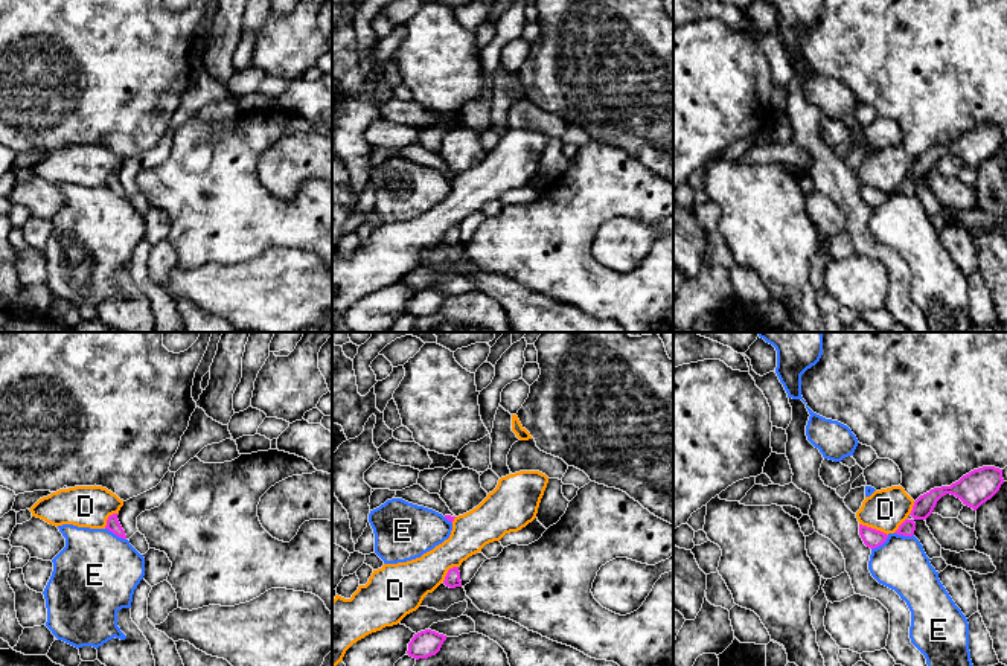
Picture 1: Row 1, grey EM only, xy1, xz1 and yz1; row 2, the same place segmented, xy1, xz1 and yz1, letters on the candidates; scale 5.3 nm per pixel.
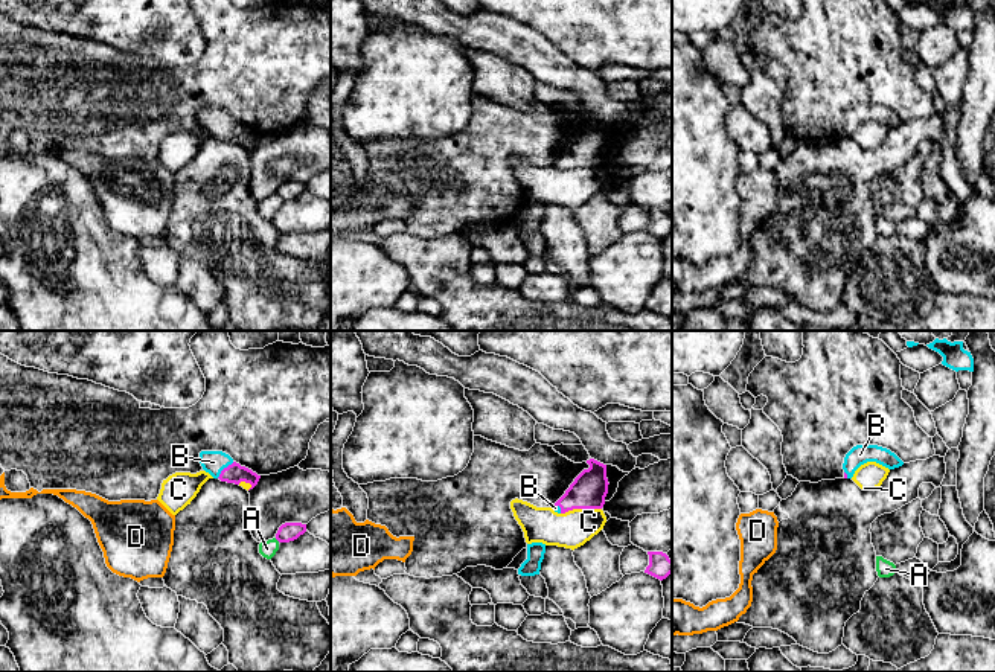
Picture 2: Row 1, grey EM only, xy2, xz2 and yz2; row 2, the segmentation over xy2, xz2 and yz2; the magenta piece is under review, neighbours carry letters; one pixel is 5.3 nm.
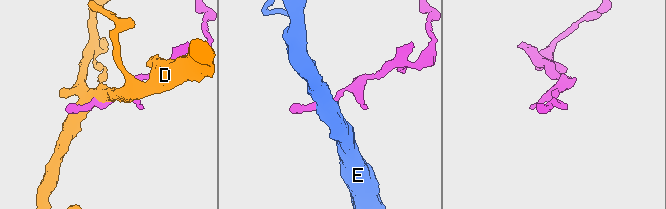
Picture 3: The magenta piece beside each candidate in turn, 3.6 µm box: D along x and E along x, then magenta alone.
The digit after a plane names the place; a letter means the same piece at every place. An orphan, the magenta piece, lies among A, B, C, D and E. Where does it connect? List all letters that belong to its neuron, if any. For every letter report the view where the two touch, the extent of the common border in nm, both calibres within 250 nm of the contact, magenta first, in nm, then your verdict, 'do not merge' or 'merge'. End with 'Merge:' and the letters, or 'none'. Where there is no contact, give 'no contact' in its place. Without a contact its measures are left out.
A: contact in xy2; length 40 nm; calibres 100 and 90 nm; do not merge
B: contact in xy2; length 130 nm; calibres 100 and 120 nm; merge
C: contact in xz2; length 220 nm; calibres 190 and 190 nm; do not merge
D: contact in yz1; length 170 nm; calibres 100 and 220 nm; do not merge
E: contact in xy1; length 130 nm; calibres 70 and 440 nm; do not merge
Merge: B

